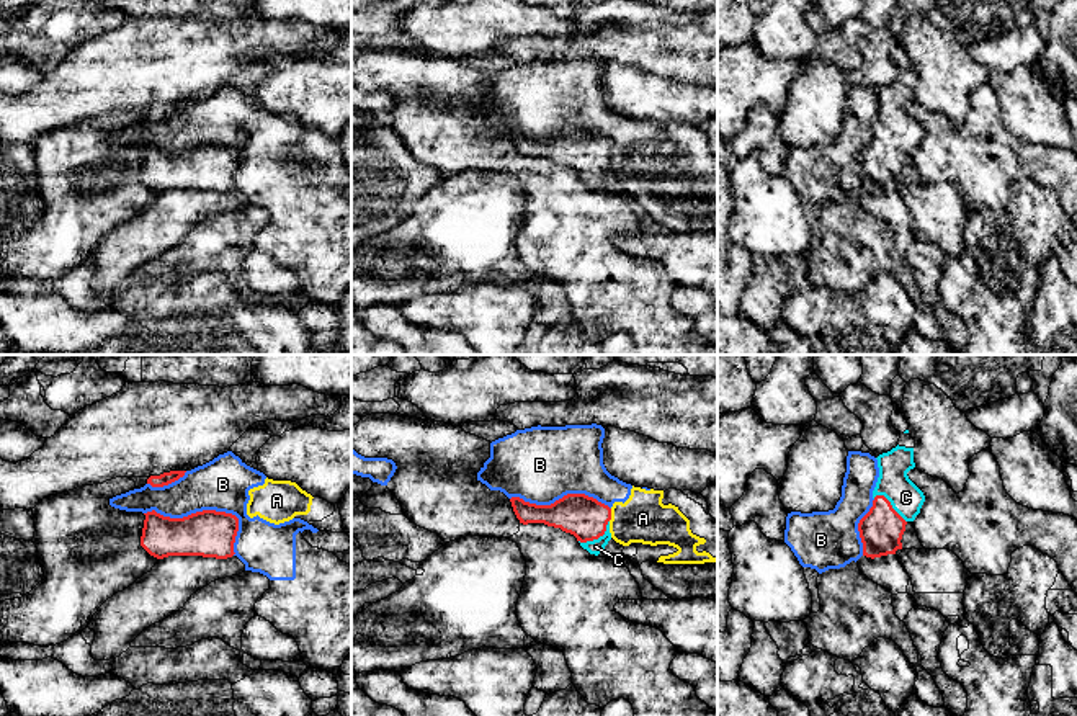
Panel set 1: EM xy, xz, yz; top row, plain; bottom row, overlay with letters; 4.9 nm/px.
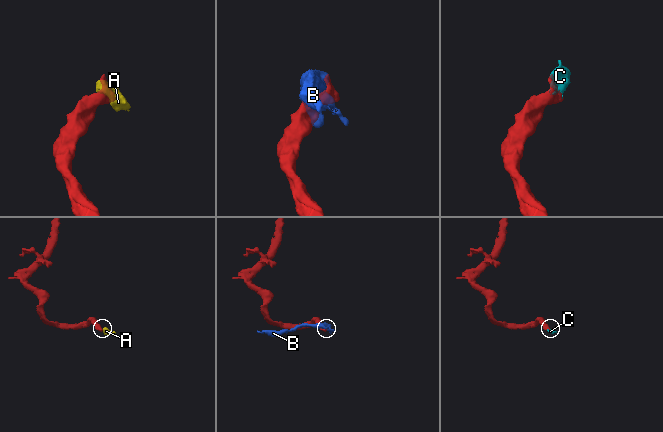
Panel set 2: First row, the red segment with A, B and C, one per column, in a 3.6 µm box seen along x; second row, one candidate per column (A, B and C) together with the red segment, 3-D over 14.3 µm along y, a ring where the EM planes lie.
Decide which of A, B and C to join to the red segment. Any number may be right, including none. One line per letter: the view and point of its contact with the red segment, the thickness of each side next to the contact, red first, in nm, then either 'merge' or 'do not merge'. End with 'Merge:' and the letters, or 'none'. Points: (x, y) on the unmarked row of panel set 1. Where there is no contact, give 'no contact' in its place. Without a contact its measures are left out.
A: contact xz (610, 149); calibres 200 and 240 nm; do not merge
B: contact xy (208, 144); calibres 240 and 260 nm; do not merge
C: contact xz (597, 172); calibres 200 and 70 nm; merge
Merge: C

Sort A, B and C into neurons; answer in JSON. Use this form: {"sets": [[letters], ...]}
{"sets": [["A", "B"], ["C"]]}

